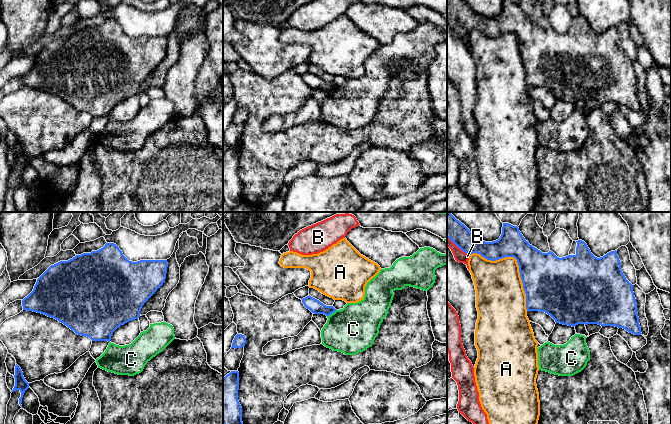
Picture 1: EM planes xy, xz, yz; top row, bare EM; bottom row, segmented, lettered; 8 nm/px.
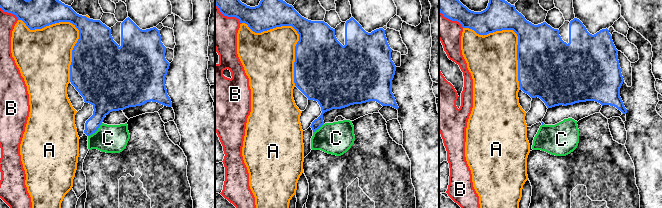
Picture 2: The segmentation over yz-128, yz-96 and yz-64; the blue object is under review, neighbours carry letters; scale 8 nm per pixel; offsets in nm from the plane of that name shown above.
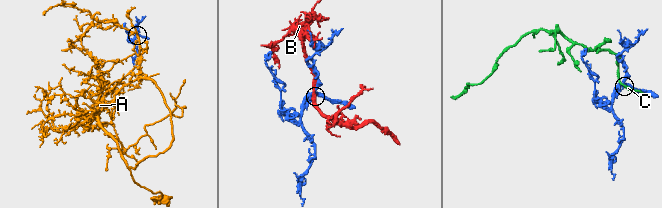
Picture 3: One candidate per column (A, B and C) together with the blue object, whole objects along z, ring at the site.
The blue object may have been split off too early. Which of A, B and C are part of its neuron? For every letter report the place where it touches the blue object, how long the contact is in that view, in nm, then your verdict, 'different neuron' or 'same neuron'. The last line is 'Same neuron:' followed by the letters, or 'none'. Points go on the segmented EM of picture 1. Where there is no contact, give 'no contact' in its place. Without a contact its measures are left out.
A: yz (517, 262) | 650 nm | different neuron
B: yz (458, 247) | 240 nm | different neuron
C: xz (331, 313) | 90 nm | different neuron
Same neuron: none

